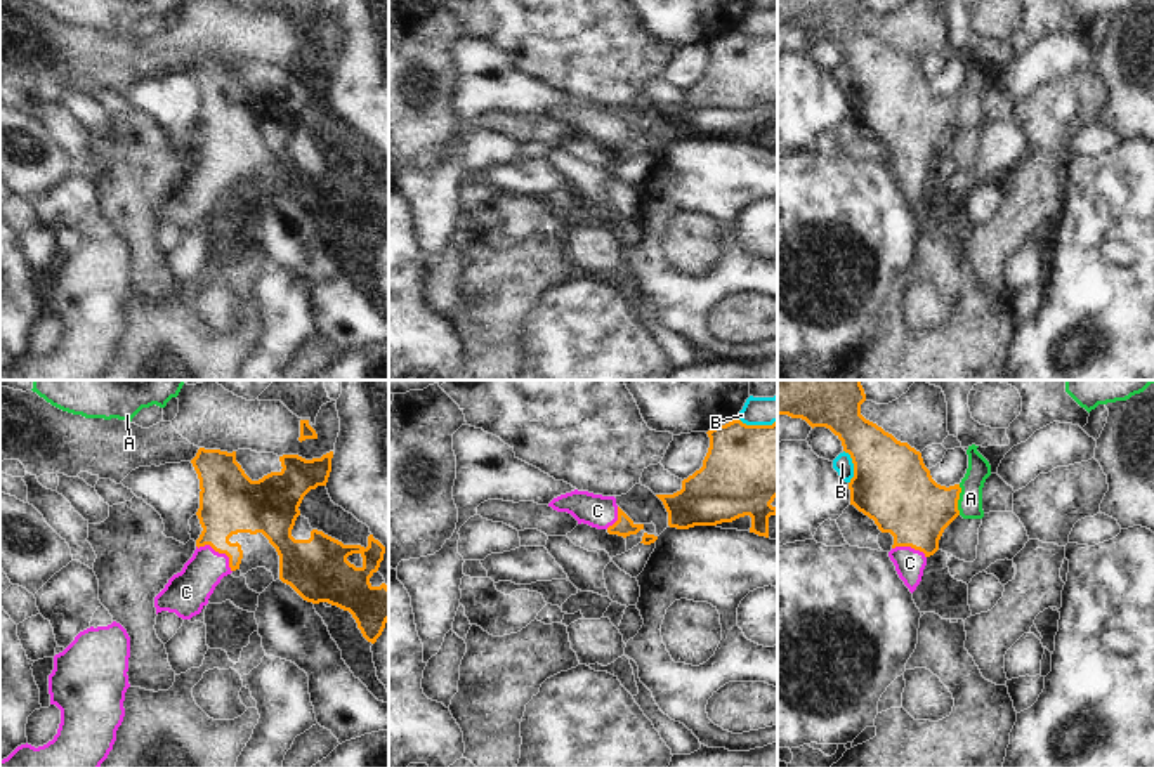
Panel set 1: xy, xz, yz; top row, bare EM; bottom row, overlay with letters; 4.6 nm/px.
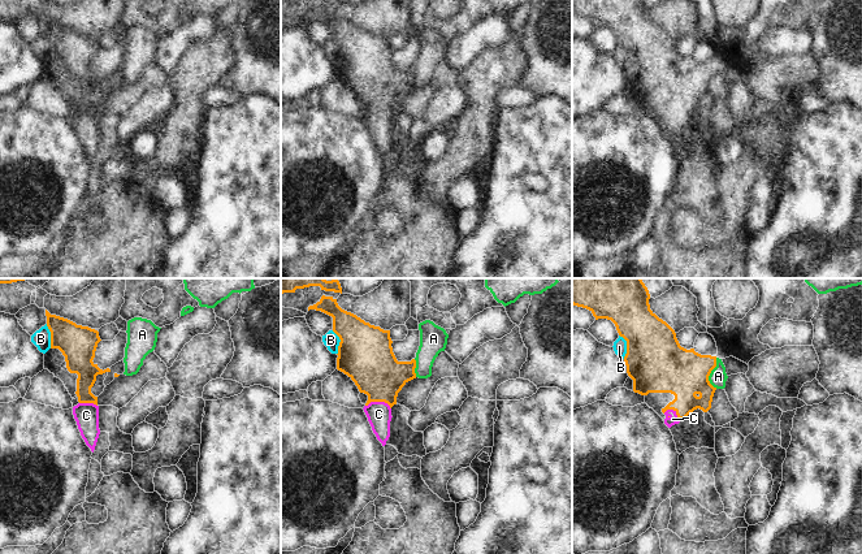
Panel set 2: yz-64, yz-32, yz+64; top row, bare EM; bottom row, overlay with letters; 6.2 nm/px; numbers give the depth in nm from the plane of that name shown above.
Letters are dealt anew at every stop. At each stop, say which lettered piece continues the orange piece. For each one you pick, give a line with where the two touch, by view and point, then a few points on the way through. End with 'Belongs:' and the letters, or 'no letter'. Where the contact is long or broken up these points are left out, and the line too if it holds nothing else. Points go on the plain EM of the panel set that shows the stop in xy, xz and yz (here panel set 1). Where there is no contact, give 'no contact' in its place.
C: contact xy (219, 163); way xy (229, 113), (219, 132), (219, 163), (186, 203)
Belongs: C

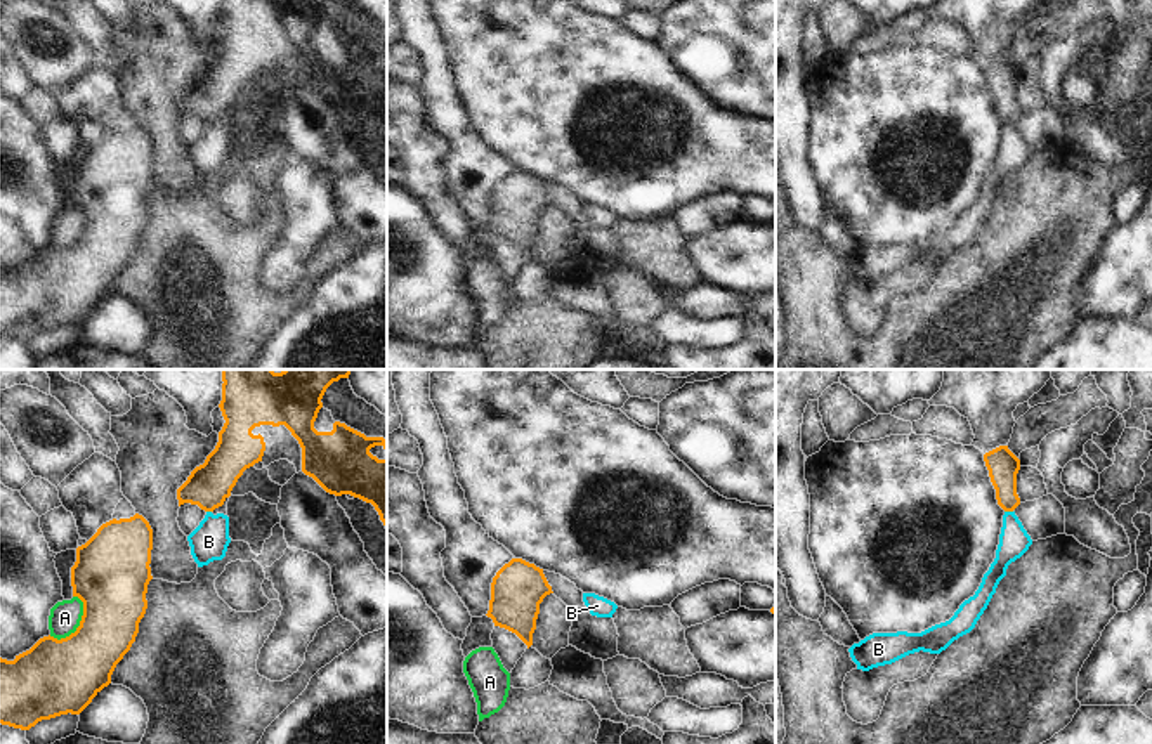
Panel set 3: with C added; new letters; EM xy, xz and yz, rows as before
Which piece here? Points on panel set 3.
Belongs: no letter

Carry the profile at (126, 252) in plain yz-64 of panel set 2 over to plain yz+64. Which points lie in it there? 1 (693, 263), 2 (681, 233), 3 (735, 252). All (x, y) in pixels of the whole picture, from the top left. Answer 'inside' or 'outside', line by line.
1: inside
2: outside
3: inside

